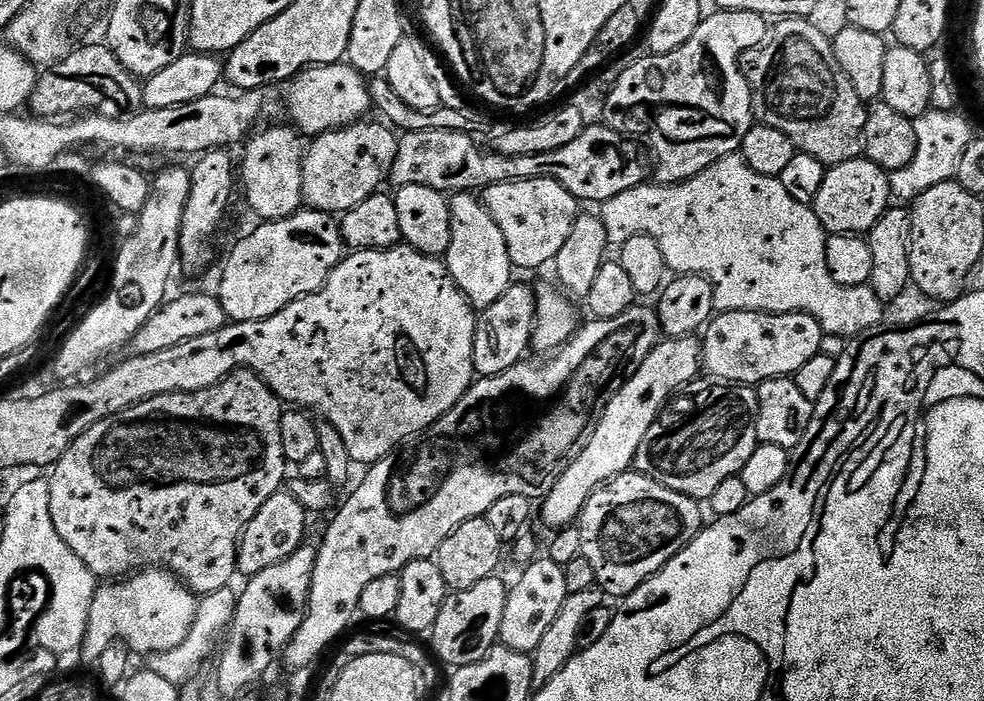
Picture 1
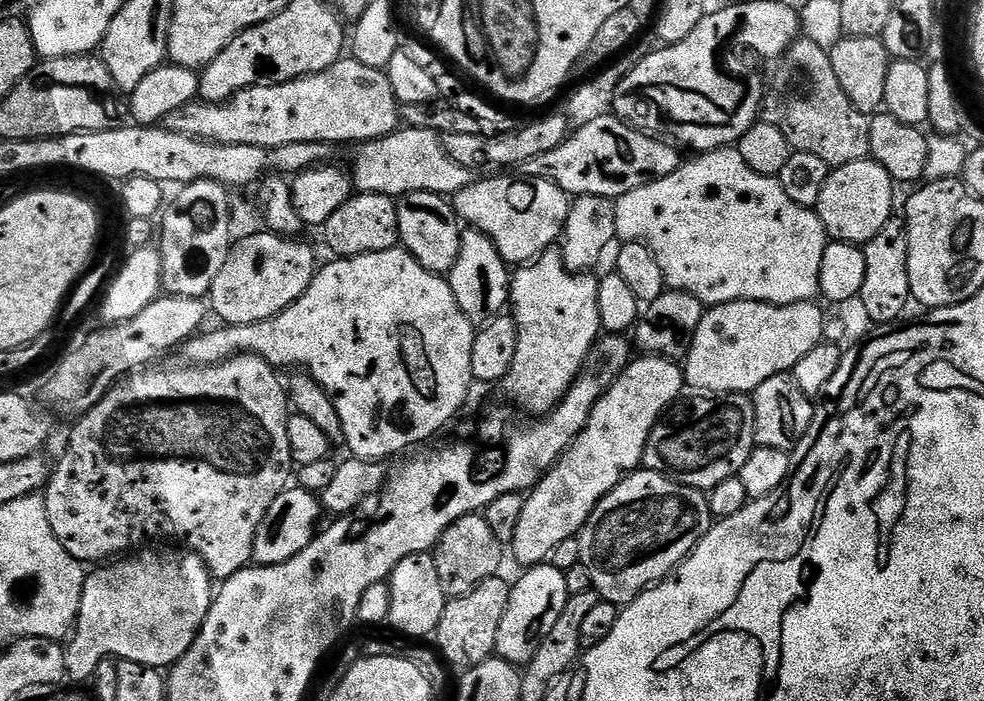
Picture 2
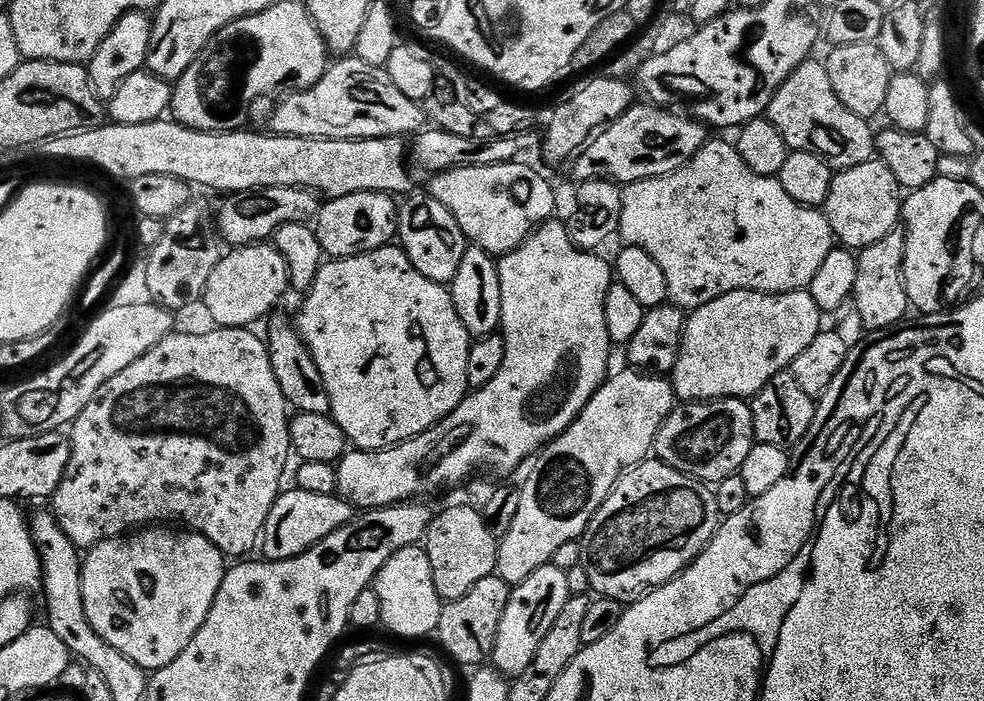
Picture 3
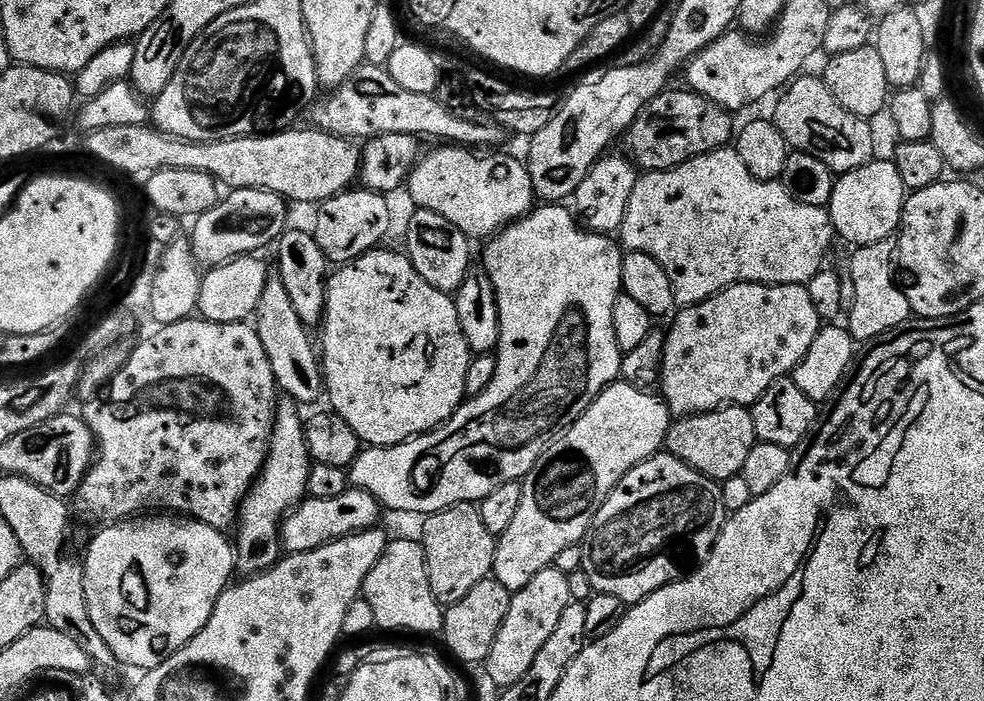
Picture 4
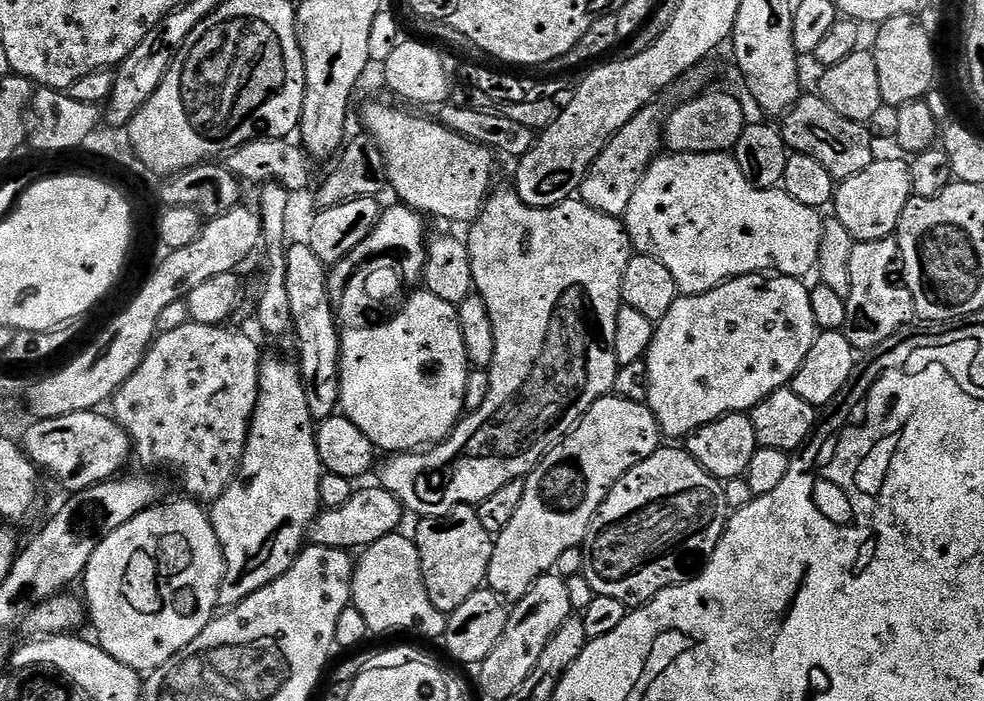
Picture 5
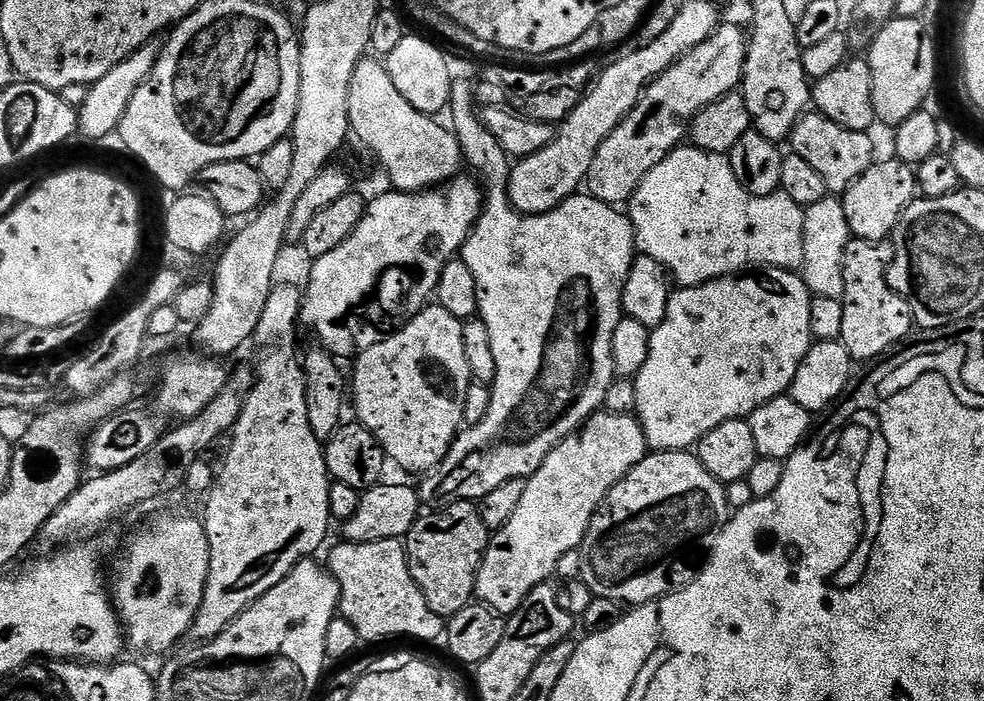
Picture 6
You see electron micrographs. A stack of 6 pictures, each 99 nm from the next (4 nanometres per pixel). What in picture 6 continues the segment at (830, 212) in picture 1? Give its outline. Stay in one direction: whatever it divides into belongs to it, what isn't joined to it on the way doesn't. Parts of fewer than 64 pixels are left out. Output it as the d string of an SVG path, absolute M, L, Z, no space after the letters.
M895 158L882 160L872 163L870 170L866 170L866 174L862 174L862 178L858 178L858 182L851 184L842 194L846 222L857 240L878 242L889 239L895 233L900 215L918 196L916 168Z

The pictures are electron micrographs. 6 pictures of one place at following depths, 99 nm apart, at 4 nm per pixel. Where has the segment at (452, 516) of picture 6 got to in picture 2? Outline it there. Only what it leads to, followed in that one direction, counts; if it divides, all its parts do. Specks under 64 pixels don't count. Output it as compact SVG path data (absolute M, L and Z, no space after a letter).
M473 514L458 518L449 526L437 542L434 549L438 579L442 582L445 597L451 598L470 594L474 586L486 582L486 578L497 575L501 571L500 563L506 560L506 548L494 538L490 526L486 526L483 515Z

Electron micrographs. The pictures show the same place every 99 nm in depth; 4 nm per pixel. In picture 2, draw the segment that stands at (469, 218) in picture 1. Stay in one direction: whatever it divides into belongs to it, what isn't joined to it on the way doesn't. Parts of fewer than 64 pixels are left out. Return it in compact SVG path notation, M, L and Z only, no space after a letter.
M468 230L463 233L458 262L454 262L446 279L454 290L454 298L458 298L462 314L466 314L466 318L473 326L487 324L509 307L510 268L504 263L494 242L485 232Z

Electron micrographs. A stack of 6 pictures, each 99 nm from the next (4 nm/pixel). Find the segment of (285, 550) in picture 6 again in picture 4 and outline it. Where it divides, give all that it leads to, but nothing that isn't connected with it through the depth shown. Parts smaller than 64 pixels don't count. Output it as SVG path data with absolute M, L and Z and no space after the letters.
M284 398L277 403L276 421L272 427L272 439L268 442L268 457L264 459L264 468L256 477L256 483L252 485L248 497L240 505L238 527L235 529L235 532L237 531L236 538L234 537L235 571L245 577L266 572L281 559L280 526L284 523L285 516L308 496L308 475L314 461L308 455L308 447L304 437L306 420L305 417L300 417L299 411L301 412L301 409L295 400Z

